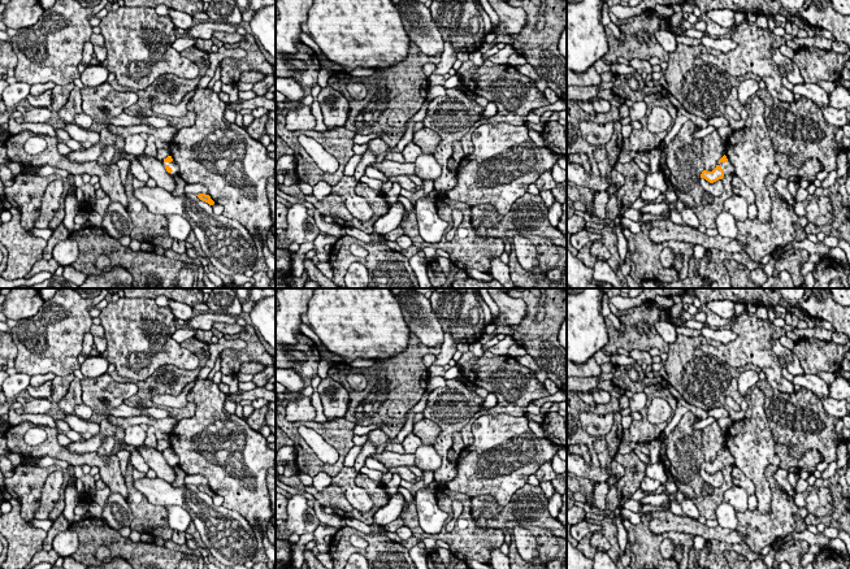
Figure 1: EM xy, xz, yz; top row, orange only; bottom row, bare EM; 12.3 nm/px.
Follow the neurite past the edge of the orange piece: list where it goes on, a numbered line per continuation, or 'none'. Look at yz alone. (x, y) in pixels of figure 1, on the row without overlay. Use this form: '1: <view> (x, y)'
1: yz (728, 459)

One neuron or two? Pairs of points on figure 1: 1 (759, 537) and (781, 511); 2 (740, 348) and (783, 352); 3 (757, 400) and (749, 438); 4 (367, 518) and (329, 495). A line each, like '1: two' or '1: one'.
1: one
2: two
3: one
4: one

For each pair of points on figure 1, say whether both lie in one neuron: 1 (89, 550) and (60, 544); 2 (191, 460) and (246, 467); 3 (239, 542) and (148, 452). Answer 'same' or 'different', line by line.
1: different
2: same
3: different

